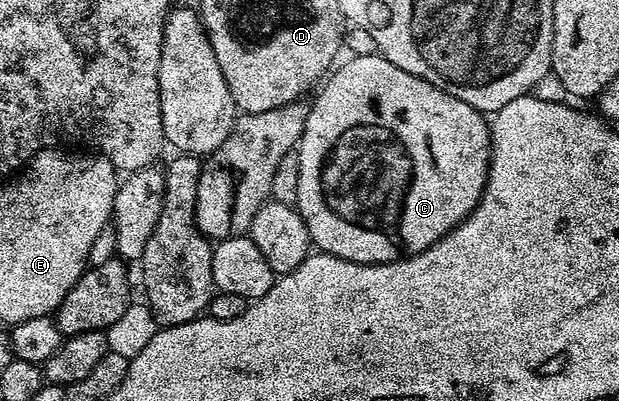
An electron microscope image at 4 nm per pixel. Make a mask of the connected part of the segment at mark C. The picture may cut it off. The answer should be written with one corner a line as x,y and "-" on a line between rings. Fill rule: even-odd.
353,55
344,65
342,64
327,77
326,83
315,93
316,101
311,101
308,110
306,126
298,145
300,169
295,207
300,209
300,216
306,222
313,245
319,251
329,252
332,256
346,258
359,264
385,264
424,252
430,246
434,246
434,242
442,239
451,228
460,225
474,210
480,195
484,193
488,181
488,159
492,157
489,121
485,113
474,110
474,106
466,106
462,98
454,98
454,94
446,94
446,90
438,90
438,86
414,74
406,74
406,70
398,70
398,66
391,64
382,55

